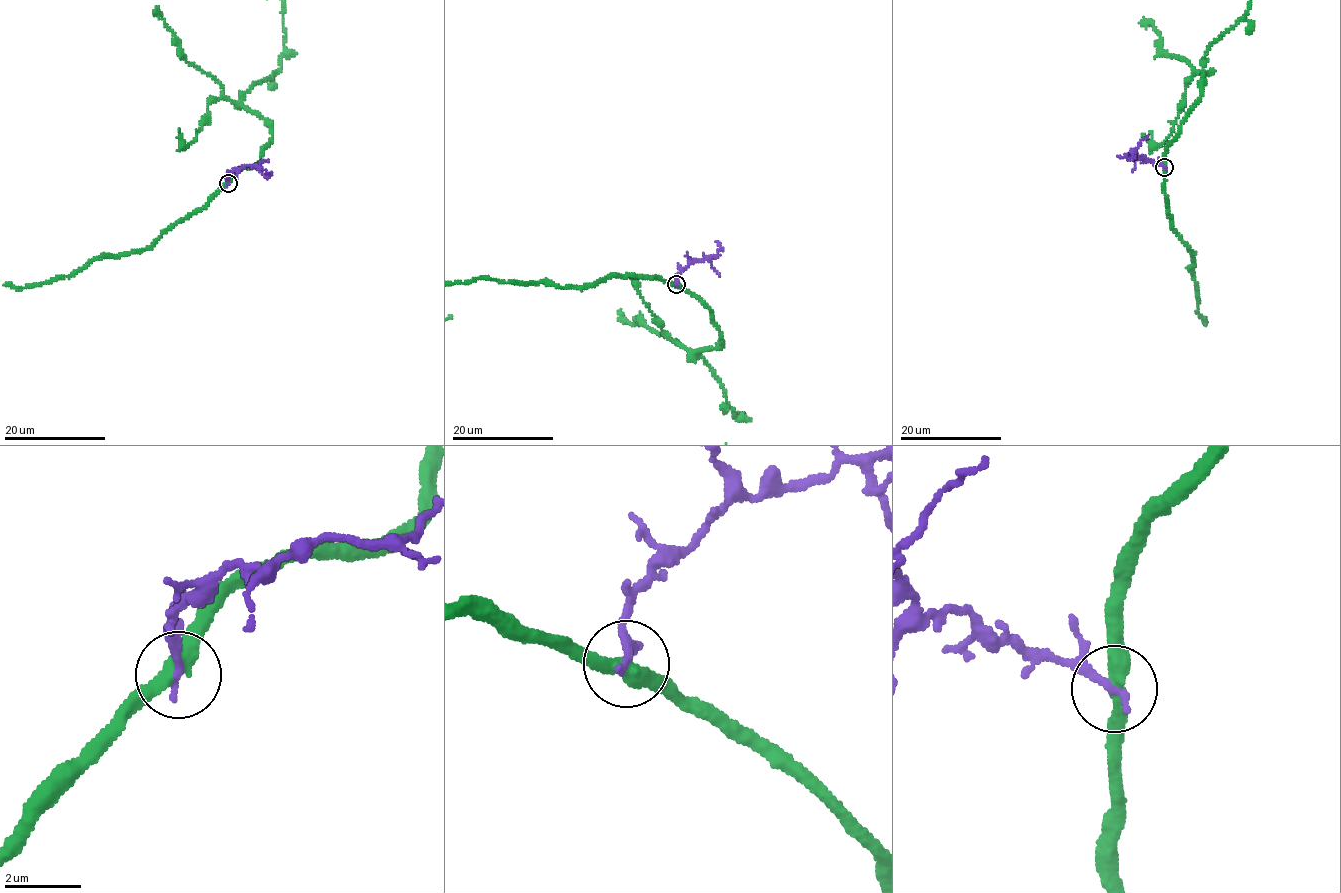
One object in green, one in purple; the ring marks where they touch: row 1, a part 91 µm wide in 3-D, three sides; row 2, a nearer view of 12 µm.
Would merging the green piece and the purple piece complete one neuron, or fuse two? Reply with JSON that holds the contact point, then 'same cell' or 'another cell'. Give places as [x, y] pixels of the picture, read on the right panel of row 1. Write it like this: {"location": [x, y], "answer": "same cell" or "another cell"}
{"location": [1164, 167], "answer": "another cell"}

